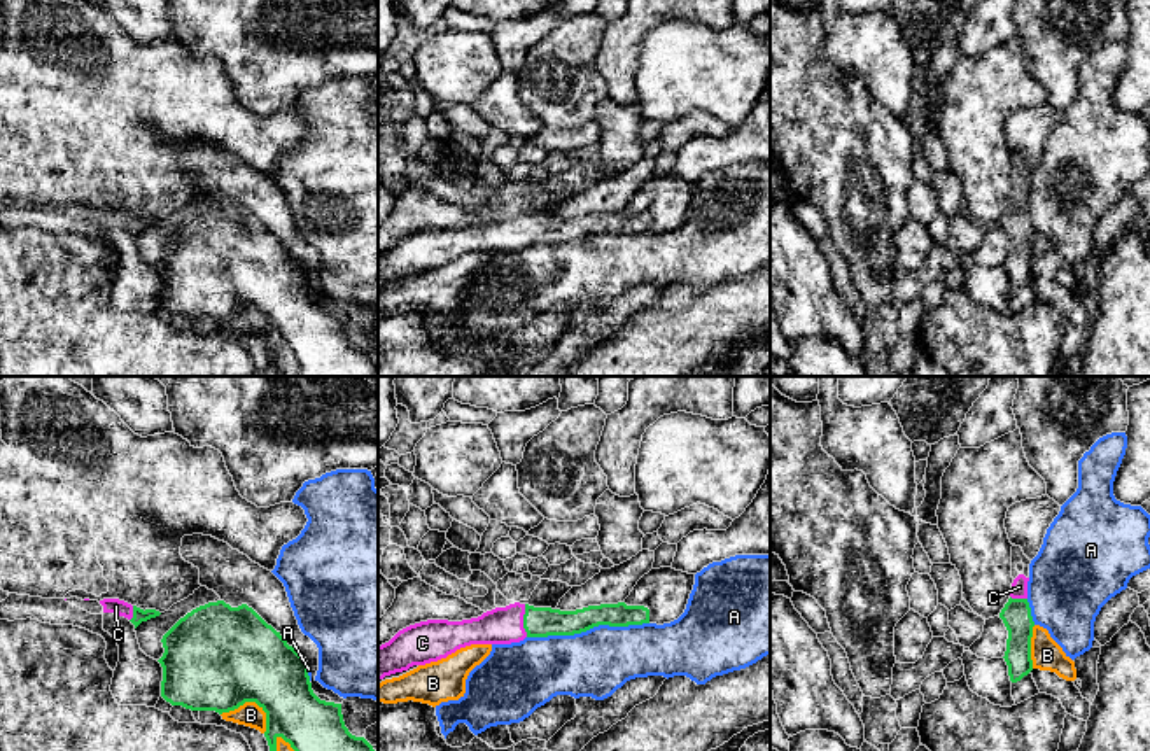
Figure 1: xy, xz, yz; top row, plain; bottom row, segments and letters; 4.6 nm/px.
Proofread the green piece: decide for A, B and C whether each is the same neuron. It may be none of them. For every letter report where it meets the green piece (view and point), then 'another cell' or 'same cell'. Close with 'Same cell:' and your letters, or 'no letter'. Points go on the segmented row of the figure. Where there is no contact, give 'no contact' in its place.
A: contact xz (587, 629); another cell
B: contact xy (252, 701); another cell
C: contact xz (524, 620); same cell
Same cell: C

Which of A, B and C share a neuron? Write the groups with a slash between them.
A / B / C

